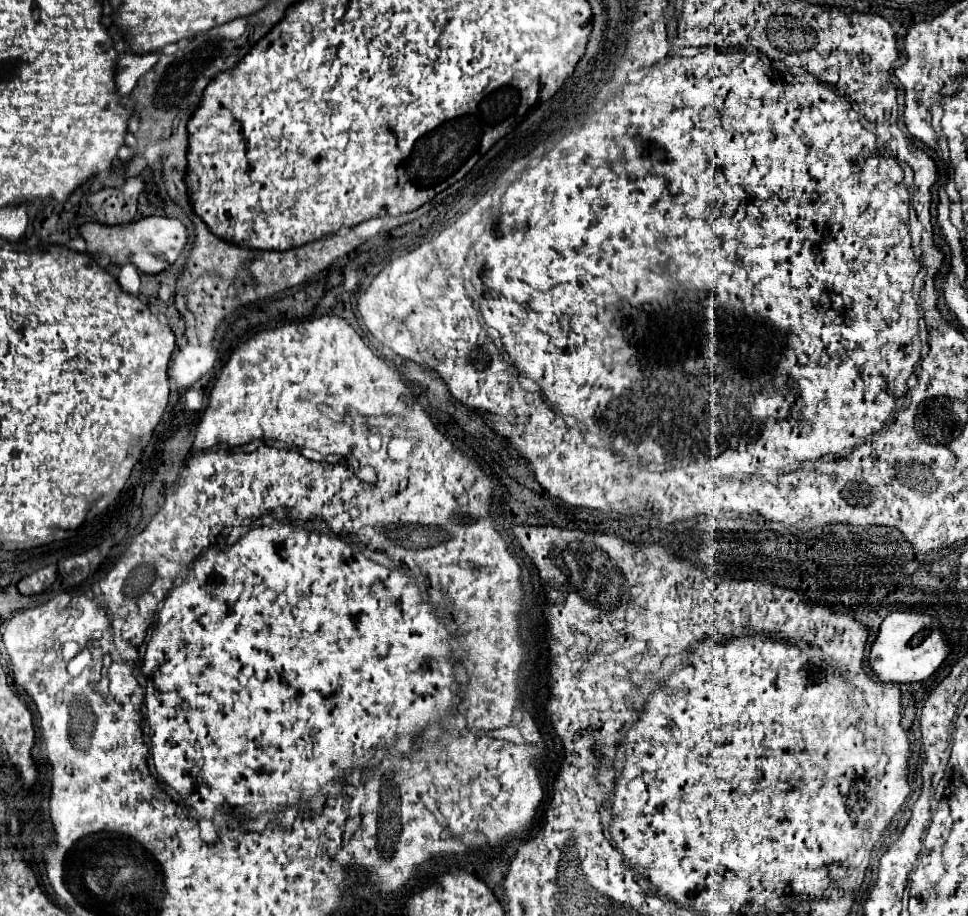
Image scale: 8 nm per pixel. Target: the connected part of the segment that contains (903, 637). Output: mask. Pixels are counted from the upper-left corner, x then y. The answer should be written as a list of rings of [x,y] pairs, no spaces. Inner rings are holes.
[[[908,609],[908,611],[894,611],[882,621],[868,659],[880,681],[912,683],[912,681],[928,679],[940,667],[940,663],[948,657],[950,651],[952,651],[952,645],[946,641],[944,631],[934,627],[928,615],[916,609]],[[922,633],[924,633],[924,641],[918,643],[918,637],[922,637]],[[914,639],[916,639],[916,645],[912,643]]]

